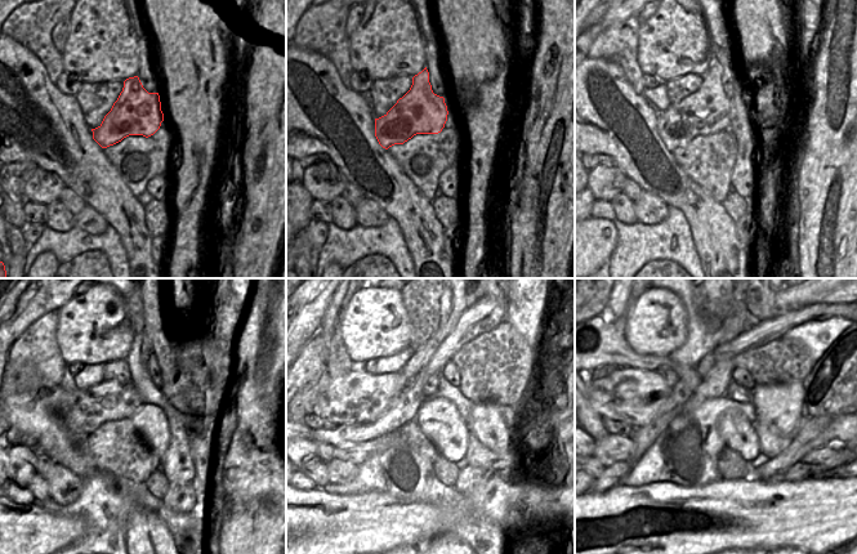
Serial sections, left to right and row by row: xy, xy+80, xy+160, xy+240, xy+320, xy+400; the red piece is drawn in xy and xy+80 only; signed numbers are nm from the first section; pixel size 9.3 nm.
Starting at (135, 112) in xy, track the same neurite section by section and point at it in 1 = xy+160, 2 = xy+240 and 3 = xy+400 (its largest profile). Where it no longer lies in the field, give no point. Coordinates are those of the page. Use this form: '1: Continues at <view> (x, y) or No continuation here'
1: Continues at xy+160 (708, 111)
2: Continues at xy+240 (108, 401)
3: Continues at xy+400 (629, 394)

